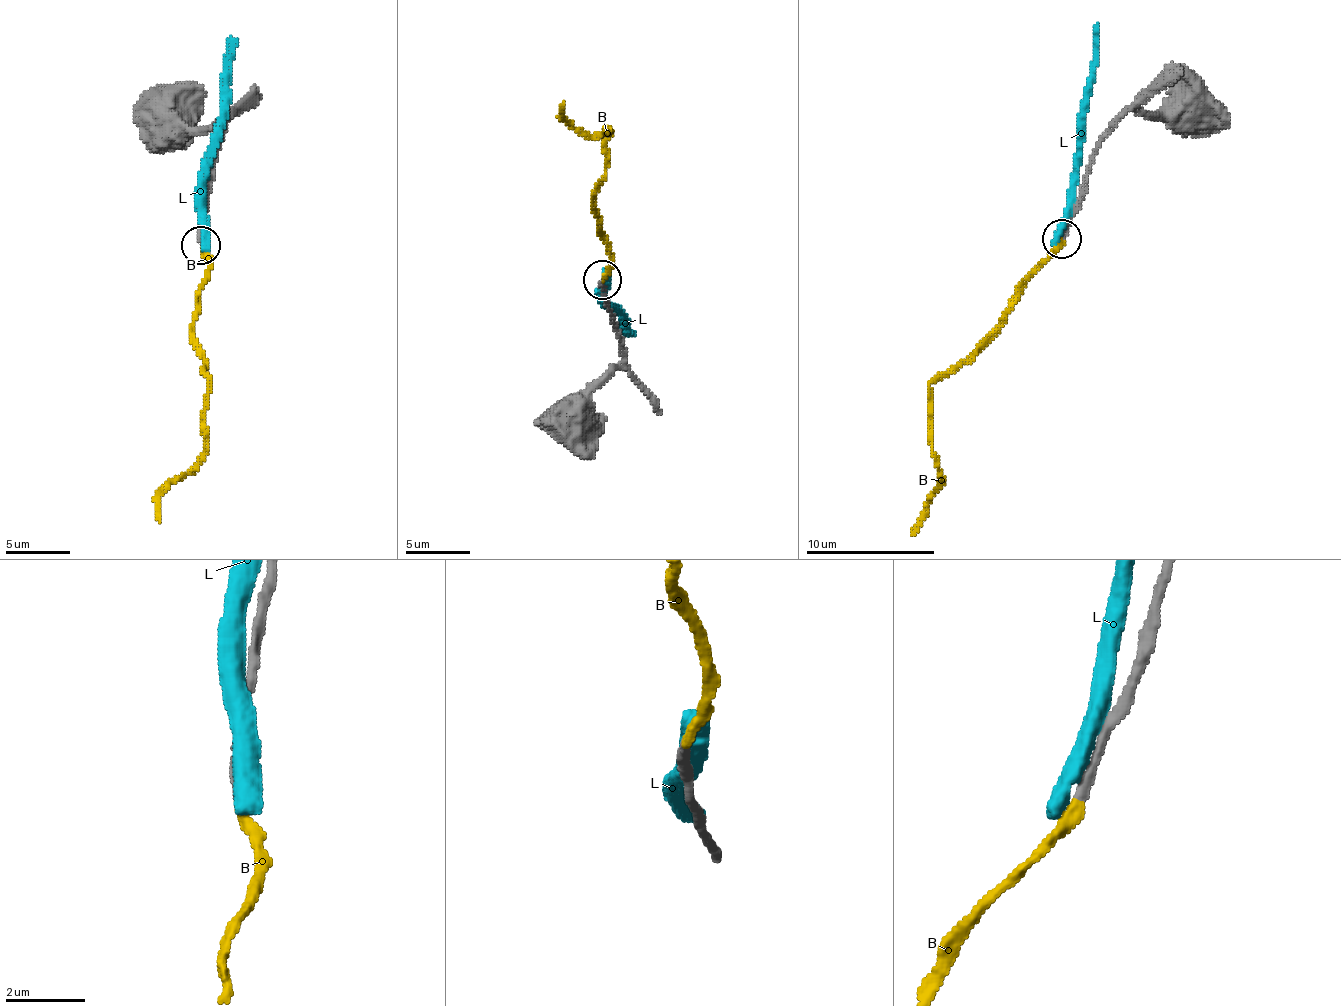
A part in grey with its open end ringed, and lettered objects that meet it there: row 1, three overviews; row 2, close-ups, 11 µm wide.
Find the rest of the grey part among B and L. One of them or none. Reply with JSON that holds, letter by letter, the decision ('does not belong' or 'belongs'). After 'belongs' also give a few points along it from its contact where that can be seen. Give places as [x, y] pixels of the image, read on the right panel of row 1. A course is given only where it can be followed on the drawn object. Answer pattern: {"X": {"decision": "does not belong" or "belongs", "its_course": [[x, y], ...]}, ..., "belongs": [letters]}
{"B": {"decision": "belongs", "its_course": [[1061, 238], [1002, 322], [928, 385], [941, 484], [911, 535]]}, "L": {"decision": "does not belong"}, "belongs": ["B"]}

